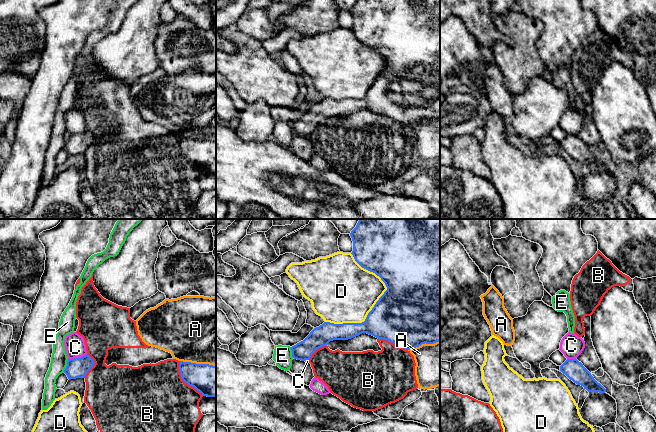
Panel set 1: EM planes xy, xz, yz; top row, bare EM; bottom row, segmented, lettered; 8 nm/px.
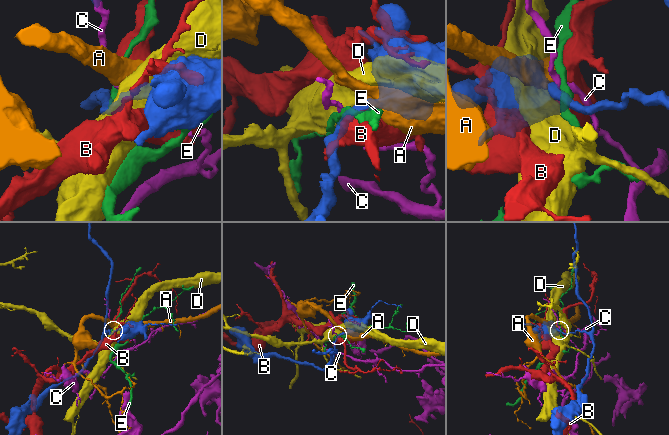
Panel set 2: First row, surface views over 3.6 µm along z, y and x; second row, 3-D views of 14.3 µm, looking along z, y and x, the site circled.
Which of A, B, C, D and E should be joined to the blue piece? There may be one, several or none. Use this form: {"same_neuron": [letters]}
{"same_neuron": []}

